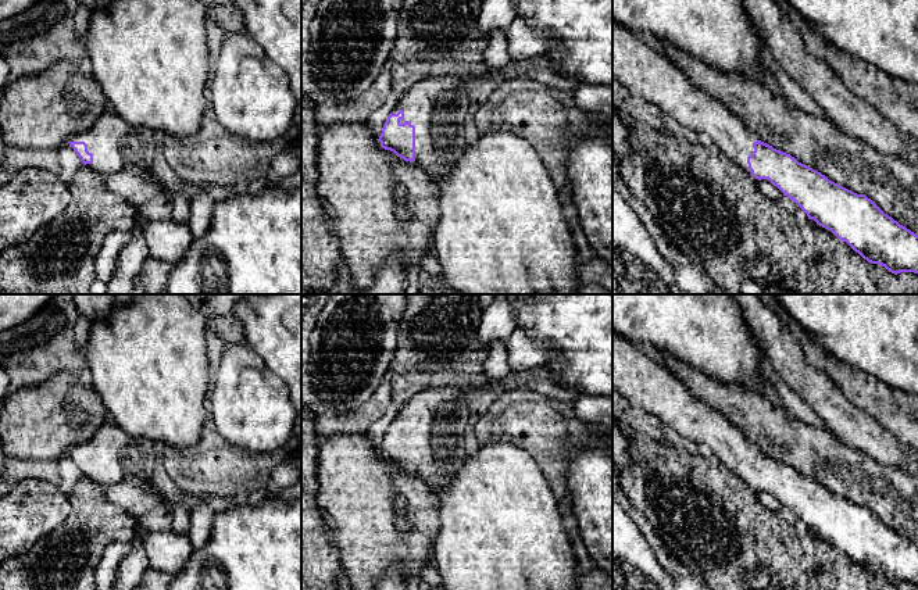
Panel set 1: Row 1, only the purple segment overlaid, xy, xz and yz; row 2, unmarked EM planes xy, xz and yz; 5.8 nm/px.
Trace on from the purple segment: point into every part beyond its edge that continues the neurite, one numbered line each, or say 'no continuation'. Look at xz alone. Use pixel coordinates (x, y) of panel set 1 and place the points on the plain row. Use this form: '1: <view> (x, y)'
1: xz (436, 417)

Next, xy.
1: xy (117, 457)

